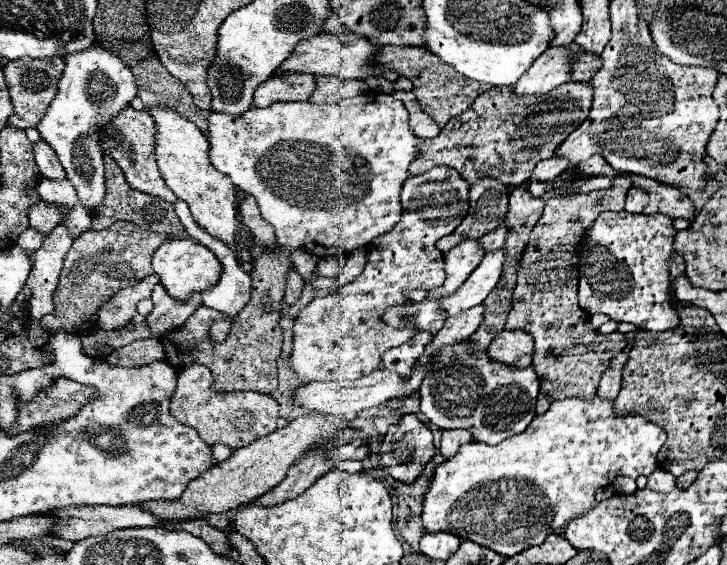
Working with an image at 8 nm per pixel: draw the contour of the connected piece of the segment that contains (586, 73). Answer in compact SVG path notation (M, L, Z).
M577 52L573 56L571 80L575 80L575 82L587 82L595 74L595 68L599 68L599 56L591 56L587 52Z

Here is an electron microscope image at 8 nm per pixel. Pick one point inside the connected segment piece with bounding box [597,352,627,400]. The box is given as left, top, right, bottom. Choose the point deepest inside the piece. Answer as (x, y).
(611, 382)

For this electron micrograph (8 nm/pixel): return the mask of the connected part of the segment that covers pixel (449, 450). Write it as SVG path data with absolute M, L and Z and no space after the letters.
M443 430L443 438L441 438L441 456L445 460L453 458L457 454L457 450L471 442L471 434L467 430Z

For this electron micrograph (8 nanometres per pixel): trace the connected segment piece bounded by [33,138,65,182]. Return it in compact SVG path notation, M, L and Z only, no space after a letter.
M43 138L33 142L33 154L35 154L37 166L39 166L43 178L57 180L57 182L65 180L65 170L61 166L61 162L57 160L57 152L51 150L51 146L43 142Z

